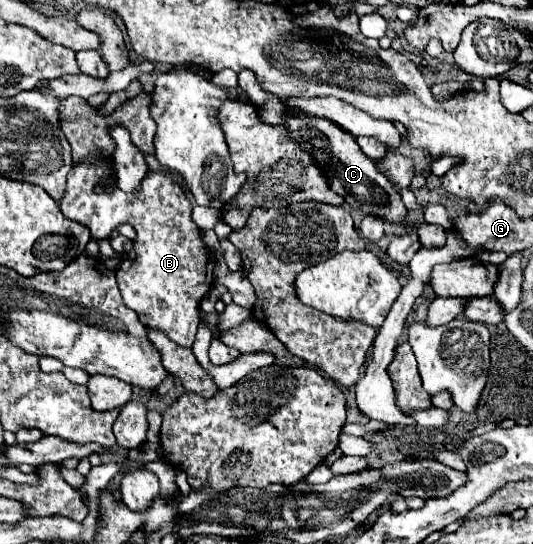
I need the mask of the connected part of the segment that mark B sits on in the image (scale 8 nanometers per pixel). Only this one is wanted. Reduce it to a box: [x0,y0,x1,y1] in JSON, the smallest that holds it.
[59,155,213,347]

